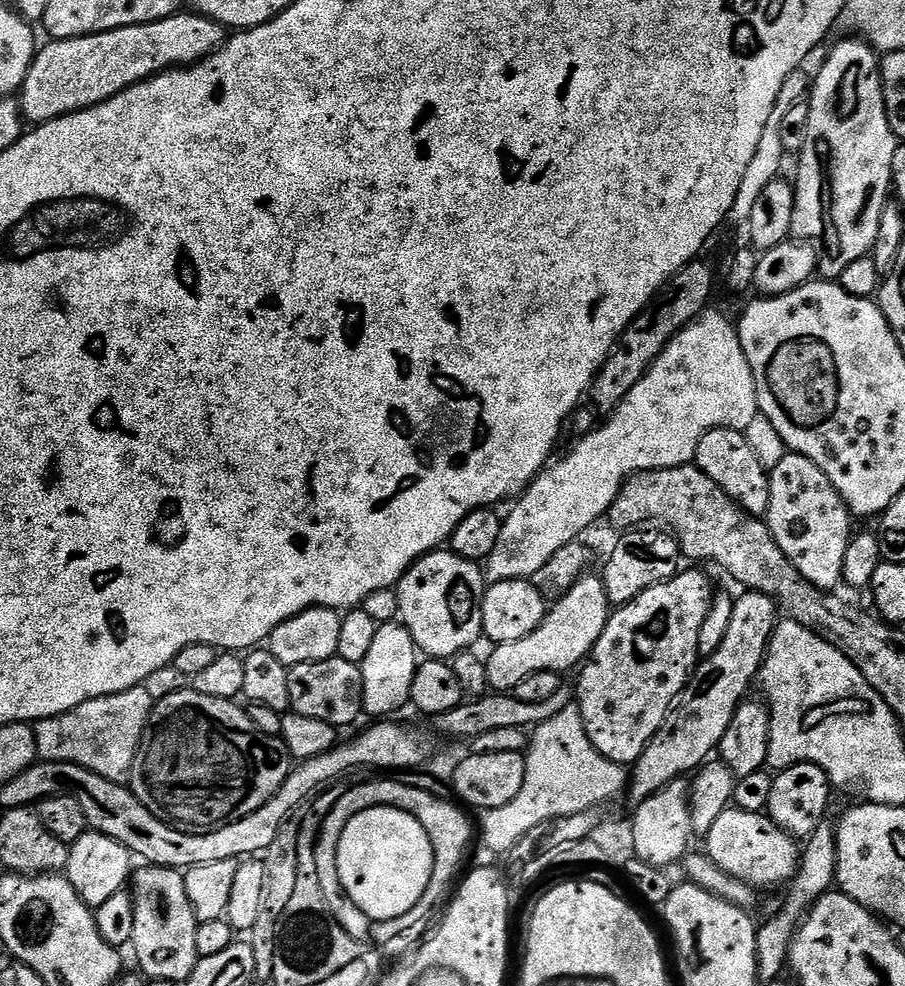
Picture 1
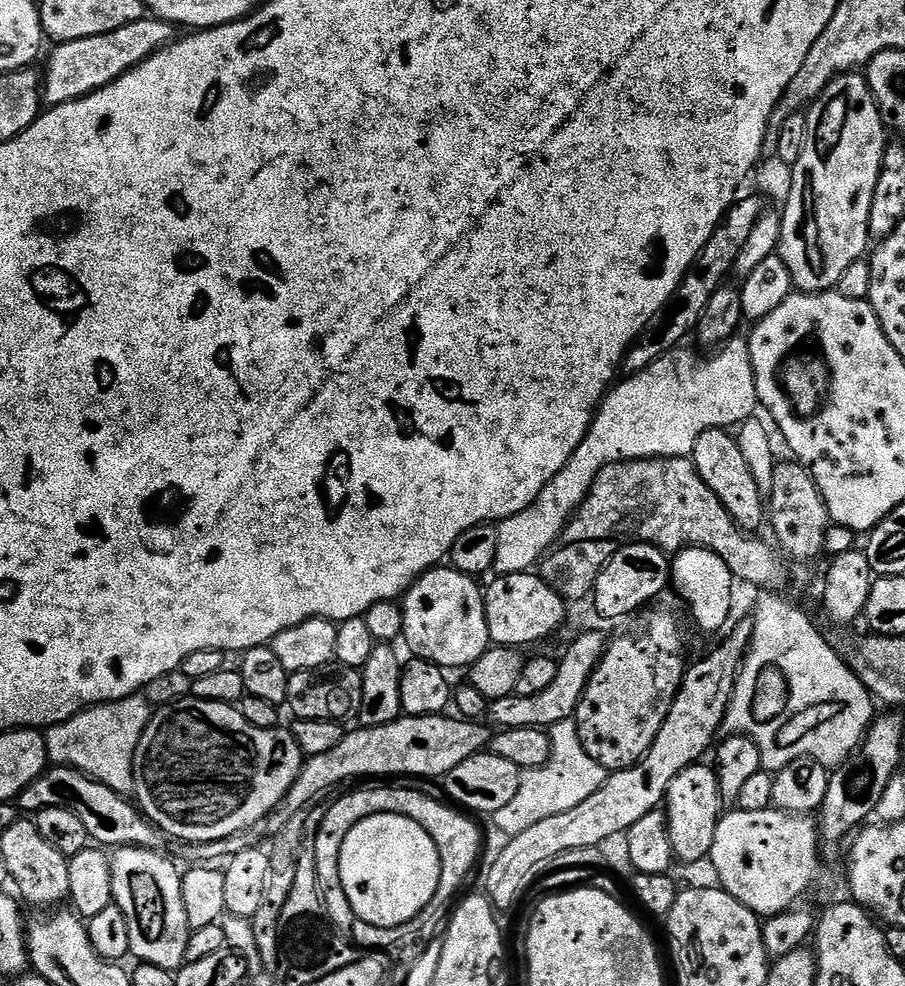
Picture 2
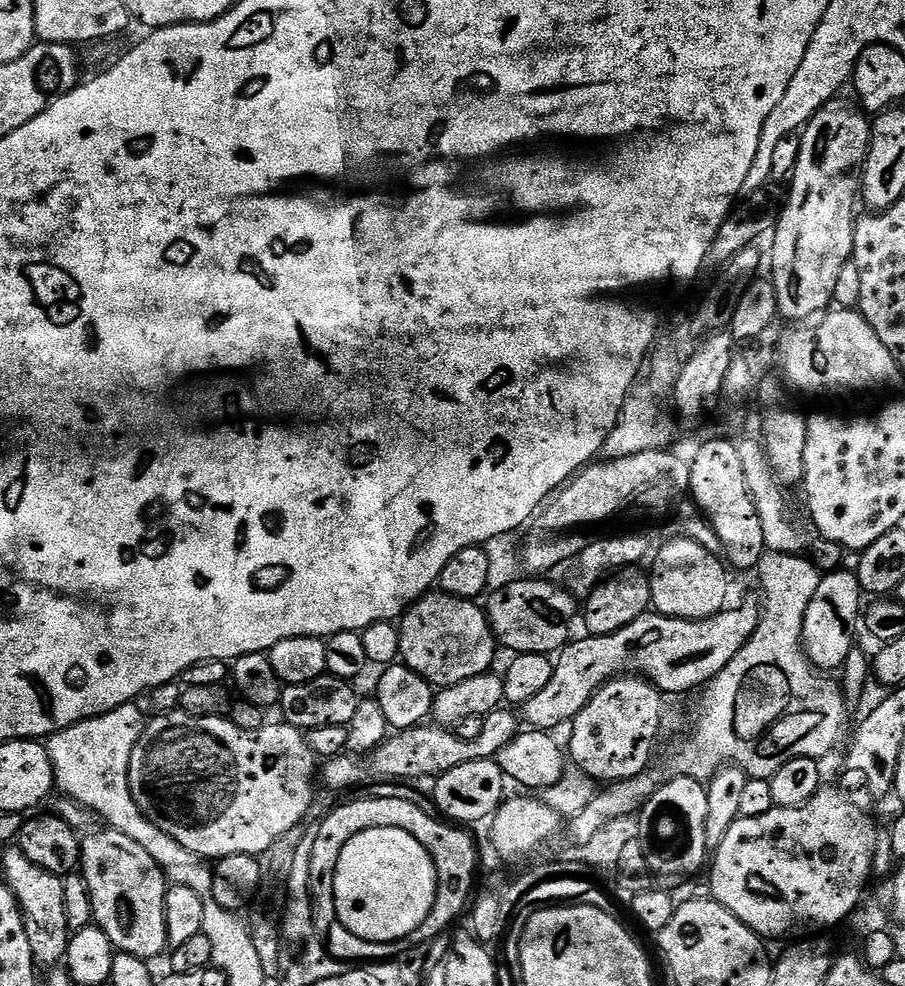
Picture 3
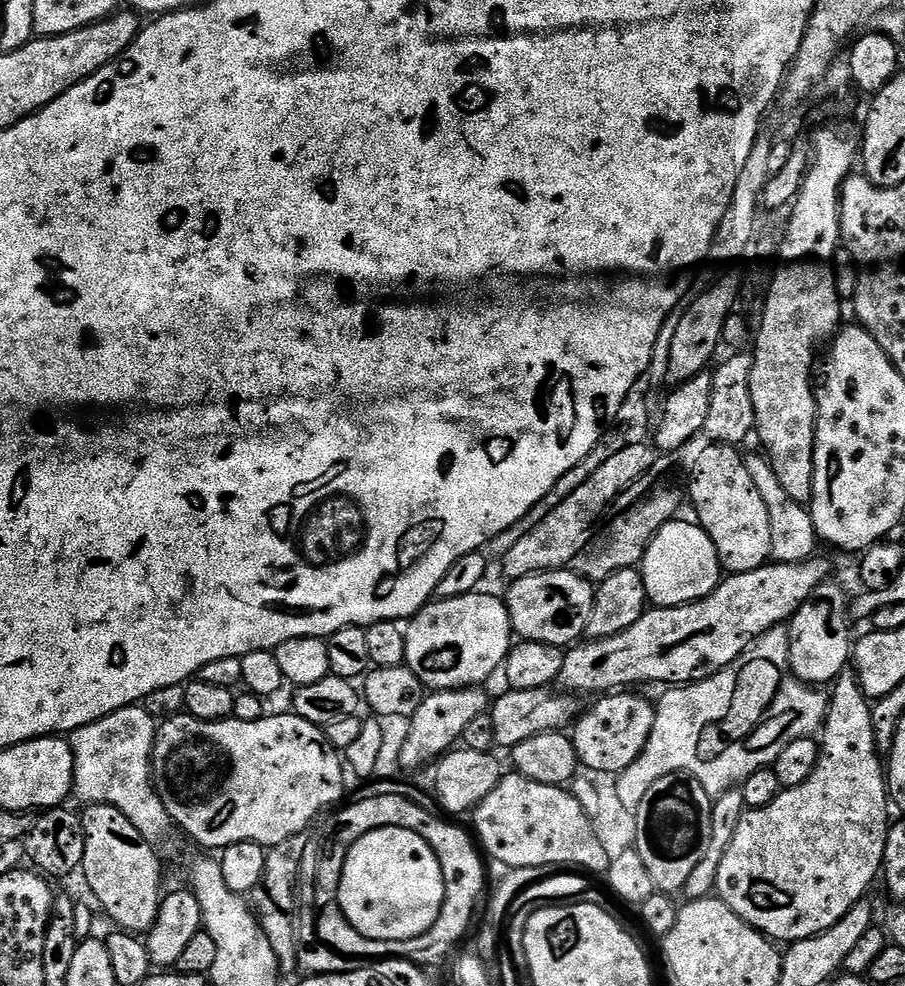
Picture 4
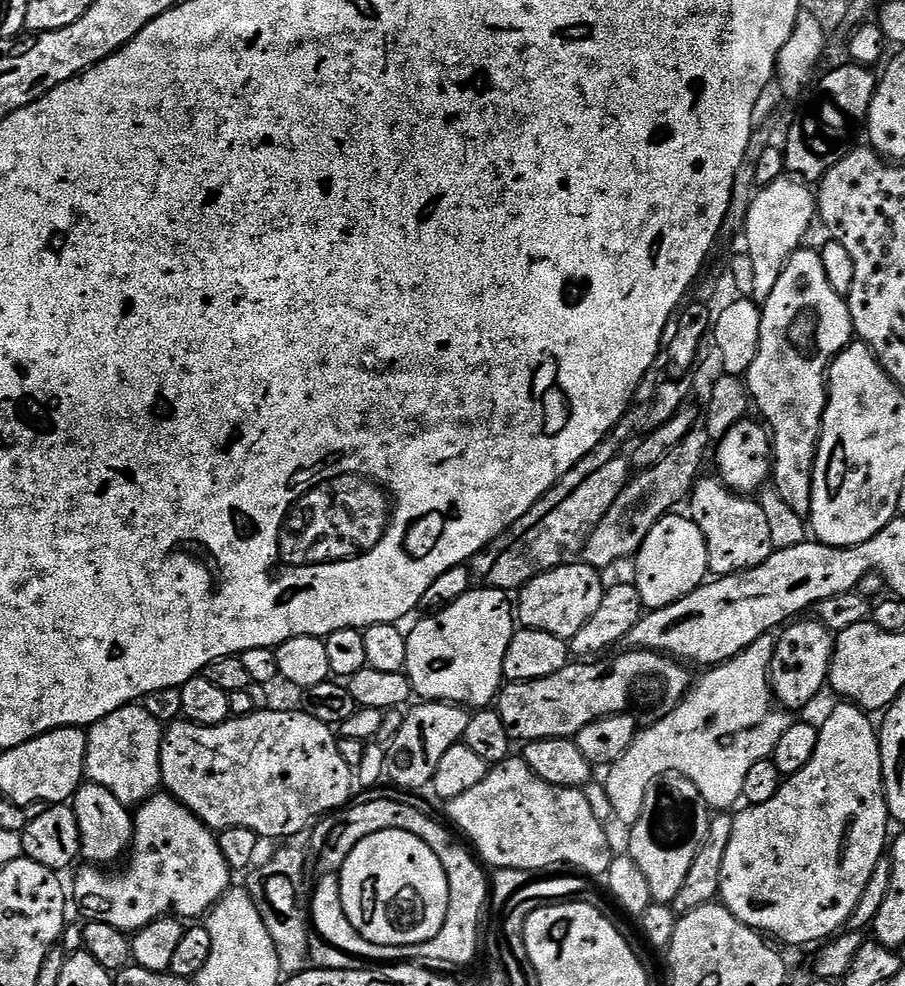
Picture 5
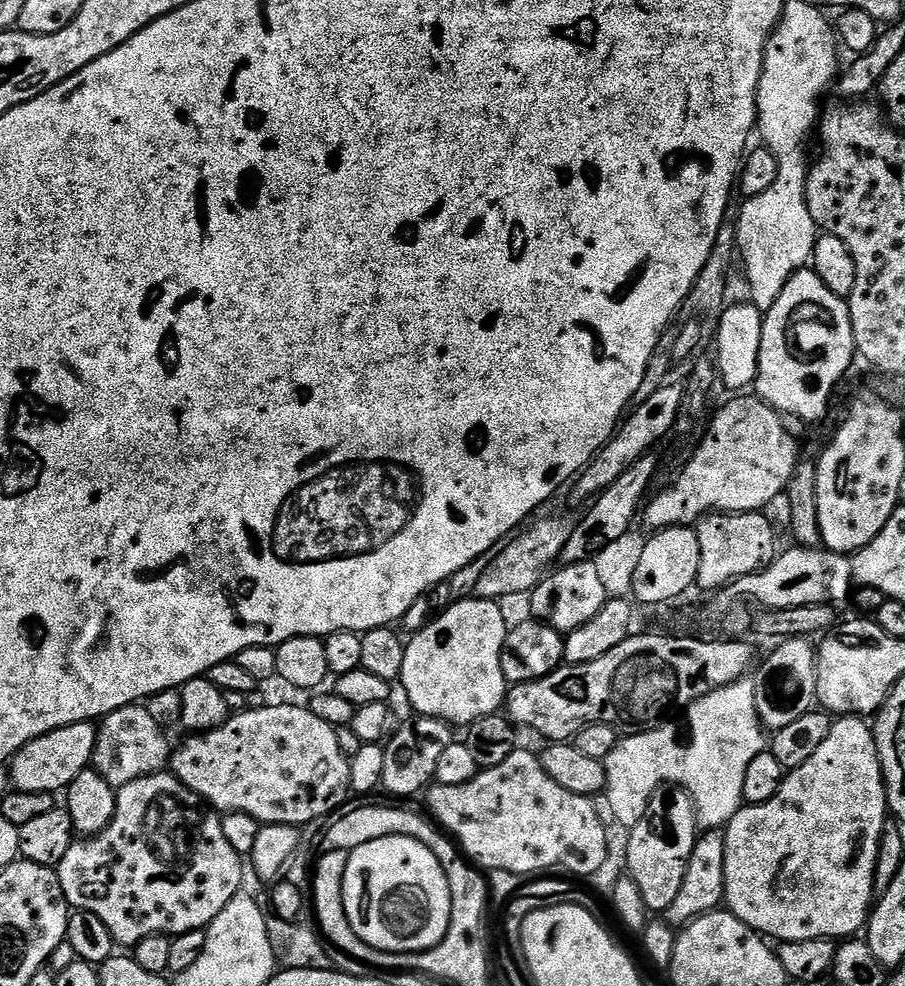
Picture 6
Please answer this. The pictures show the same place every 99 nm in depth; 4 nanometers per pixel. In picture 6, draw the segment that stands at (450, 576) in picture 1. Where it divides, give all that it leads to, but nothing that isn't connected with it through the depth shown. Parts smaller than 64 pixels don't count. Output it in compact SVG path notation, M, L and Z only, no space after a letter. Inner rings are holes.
M469 598L469 600L460 600L457 604L452 604L440 617L432 618L428 621L420 632L415 633L407 641L406 644L406 662L402 662L402 674L398 681L399 687L404 687L404 692L408 695L408 700L412 703L412 712L422 716L433 716L439 720L444 720L449 726L467 726L473 724L478 718L486 718L487 716L495 716L505 707L506 697L508 695L509 683L502 674L502 646L508 637L510 627L509 621L504 621L504 612L499 603L495 600L477 600Z

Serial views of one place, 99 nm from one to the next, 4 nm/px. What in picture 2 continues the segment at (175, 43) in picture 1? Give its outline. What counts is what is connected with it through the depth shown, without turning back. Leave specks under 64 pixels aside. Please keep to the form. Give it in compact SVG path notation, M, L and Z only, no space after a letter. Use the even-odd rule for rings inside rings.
M145 18L122 26L113 32L98 34L94 38L82 38L81 40L65 40L57 43L52 52L52 57L48 60L48 69L42 72L42 100L45 105L55 106L65 104L71 100L80 100L83 96L97 92L100 88L105 88L107 84L113 84L119 76L124 76L132 68L136 68L146 59L152 56L158 49L165 44L171 44L174 39L173 25L166 23L165 20L155 18Z

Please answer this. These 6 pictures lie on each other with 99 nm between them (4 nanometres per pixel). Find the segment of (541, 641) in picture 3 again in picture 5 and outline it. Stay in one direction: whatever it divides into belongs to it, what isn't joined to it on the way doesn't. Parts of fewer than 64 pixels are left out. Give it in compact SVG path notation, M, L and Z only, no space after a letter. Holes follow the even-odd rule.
M569 562L534 578L519 589L520 601L517 599L514 604L514 616L519 627L542 630L571 641L598 611L606 587L606 581L600 576L603 575L599 568L591 568L583 562Z

